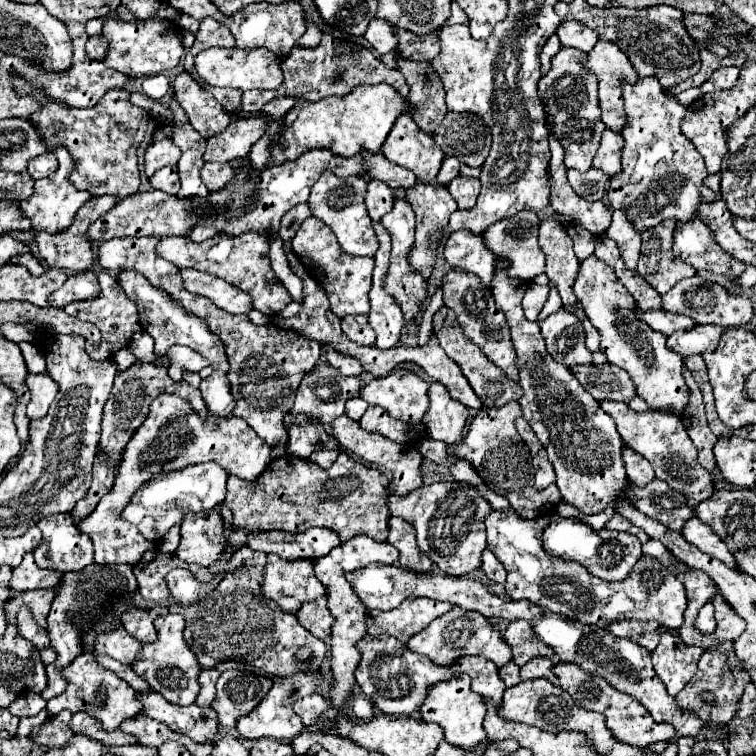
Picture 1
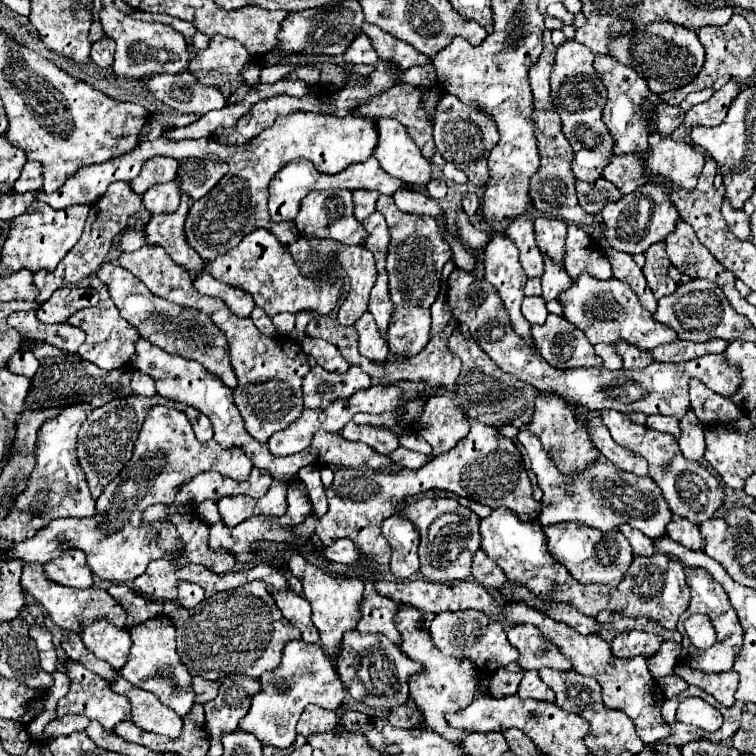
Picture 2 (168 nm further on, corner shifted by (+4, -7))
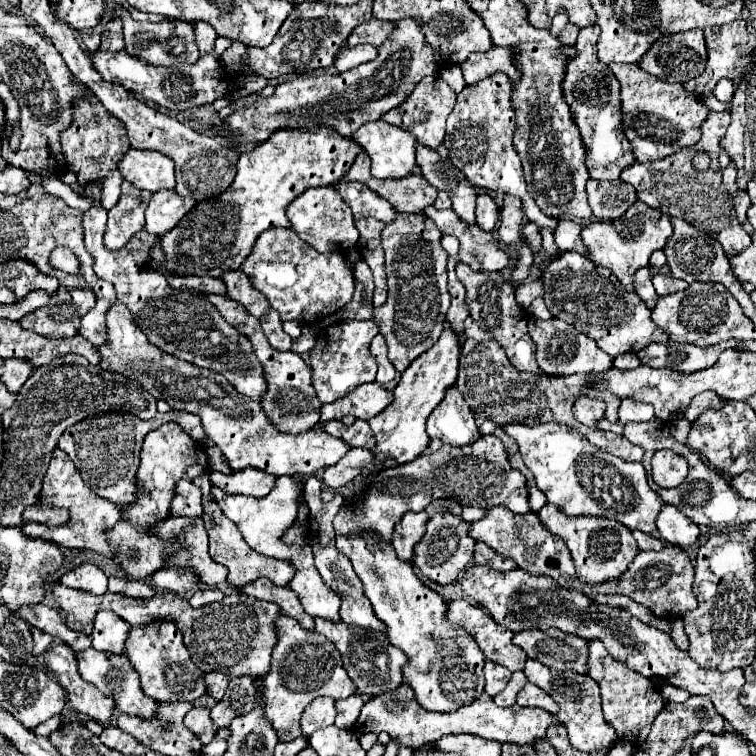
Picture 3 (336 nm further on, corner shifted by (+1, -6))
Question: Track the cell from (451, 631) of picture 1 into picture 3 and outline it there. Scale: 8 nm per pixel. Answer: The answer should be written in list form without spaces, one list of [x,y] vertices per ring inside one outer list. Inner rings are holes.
[[[457,599],[451,601],[447,617],[451,623],[461,623],[467,633],[475,637],[489,661],[497,661],[497,665],[503,665],[509,671],[523,671],[527,655],[513,645],[513,633],[495,623],[483,607],[467,599]]]

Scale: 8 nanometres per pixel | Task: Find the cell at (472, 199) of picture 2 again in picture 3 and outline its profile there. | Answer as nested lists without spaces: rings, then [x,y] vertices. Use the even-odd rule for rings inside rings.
[[[487,193],[477,197],[477,225],[485,231],[491,231],[499,221],[499,205]]]

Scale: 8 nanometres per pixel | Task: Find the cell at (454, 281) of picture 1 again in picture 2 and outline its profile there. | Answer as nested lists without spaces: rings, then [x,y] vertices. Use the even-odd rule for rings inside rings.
[[[452,270],[448,276],[448,302],[450,312],[460,324],[466,324],[470,336],[482,350],[496,362],[498,368],[516,376],[518,380],[538,388],[538,390],[556,390],[568,402],[586,406],[588,410],[618,410],[624,414],[644,412],[644,414],[668,414],[682,418],[688,410],[688,380],[698,378],[710,390],[720,396],[734,394],[740,384],[740,374],[730,366],[722,354],[710,354],[702,358],[692,358],[692,362],[654,362],[646,370],[606,370],[606,368],[574,368],[558,370],[548,366],[546,360],[532,354],[530,346],[518,338],[510,326],[506,308],[502,306],[494,286],[484,280],[482,274],[472,274],[466,270]]]

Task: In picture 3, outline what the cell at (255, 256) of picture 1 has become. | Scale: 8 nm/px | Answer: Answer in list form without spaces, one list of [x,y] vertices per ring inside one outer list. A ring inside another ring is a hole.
[[[273,227],[259,235],[251,255],[241,265],[251,277],[255,289],[267,295],[271,307],[283,321],[315,323],[351,301],[355,291],[353,269],[345,263],[343,253],[317,253],[293,233],[293,229]]]

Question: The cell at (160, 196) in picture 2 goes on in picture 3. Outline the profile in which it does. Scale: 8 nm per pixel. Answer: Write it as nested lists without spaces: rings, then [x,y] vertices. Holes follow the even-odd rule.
[[[157,191],[151,197],[151,203],[147,207],[147,225],[145,231],[153,235],[165,235],[169,229],[173,229],[181,217],[191,211],[195,205],[193,197],[181,197],[175,191]]]

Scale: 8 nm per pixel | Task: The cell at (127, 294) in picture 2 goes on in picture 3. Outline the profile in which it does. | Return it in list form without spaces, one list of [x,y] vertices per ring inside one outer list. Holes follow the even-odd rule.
[[[97,203],[83,215],[83,227],[85,227],[85,247],[95,257],[95,273],[99,279],[105,279],[113,283],[117,299],[127,305],[127,309],[133,313],[139,329],[157,345],[161,351],[179,357],[183,361],[189,361],[197,367],[221,373],[241,395],[247,397],[263,397],[265,395],[265,375],[261,369],[261,363],[257,361],[257,355],[253,353],[253,347],[249,339],[239,333],[235,327],[231,327],[215,305],[209,301],[175,291],[169,287],[167,279],[161,273],[153,273],[147,269],[137,267],[133,255],[127,249],[107,249],[103,243],[107,225],[107,211]]]

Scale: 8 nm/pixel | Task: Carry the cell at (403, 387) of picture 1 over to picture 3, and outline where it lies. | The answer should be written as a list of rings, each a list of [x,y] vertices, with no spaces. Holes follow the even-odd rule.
[[[365,383],[361,387],[357,387],[355,391],[351,391],[349,395],[333,401],[333,403],[325,403],[321,407],[321,421],[329,421],[329,419],[343,419],[345,415],[353,415],[357,419],[369,421],[371,417],[375,417],[377,413],[381,413],[387,405],[391,405],[393,401],[393,393],[389,389],[385,389],[383,385],[373,383]]]

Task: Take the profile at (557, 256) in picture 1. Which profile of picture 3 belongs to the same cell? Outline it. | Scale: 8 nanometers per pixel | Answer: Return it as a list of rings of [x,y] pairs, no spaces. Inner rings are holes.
[[[495,73],[491,77],[485,77],[483,81],[467,85],[457,95],[457,103],[447,119],[445,147],[449,149],[449,159],[453,165],[457,165],[457,169],[465,173],[465,177],[475,187],[519,197],[523,201],[523,211],[529,221],[537,223],[539,227],[555,229],[557,219],[551,219],[545,213],[541,213],[541,209],[525,189],[521,159],[511,143],[515,131],[515,113],[511,109],[509,95],[511,85],[505,73]]]

